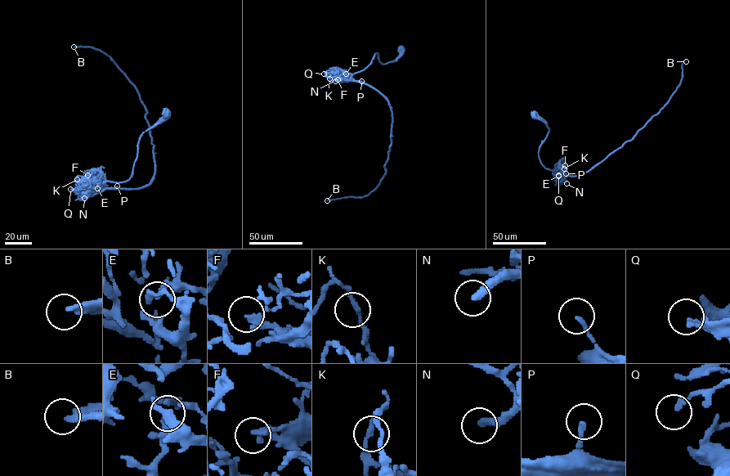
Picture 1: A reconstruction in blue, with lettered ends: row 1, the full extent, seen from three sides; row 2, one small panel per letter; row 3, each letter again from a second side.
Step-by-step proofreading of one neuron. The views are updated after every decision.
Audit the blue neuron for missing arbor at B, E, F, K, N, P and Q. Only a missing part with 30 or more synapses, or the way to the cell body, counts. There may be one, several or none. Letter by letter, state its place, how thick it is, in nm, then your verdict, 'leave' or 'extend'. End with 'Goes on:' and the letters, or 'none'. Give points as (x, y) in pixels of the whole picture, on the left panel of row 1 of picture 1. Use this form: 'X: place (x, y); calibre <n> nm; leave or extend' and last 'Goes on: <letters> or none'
B: place (73, 47); calibre 320 nm; extend
E: place (97, 188); calibre 160 nm; leave
F: place (87, 175); calibre 300 nm; leave
K: place (77, 179); calibre 160 nm; leave
N: place (84, 198); calibre 320 nm; leave
P: place (117, 186); calibre 170 nm; leave
Q: place (70, 189); calibre 170 nm; leave
Goes on: B

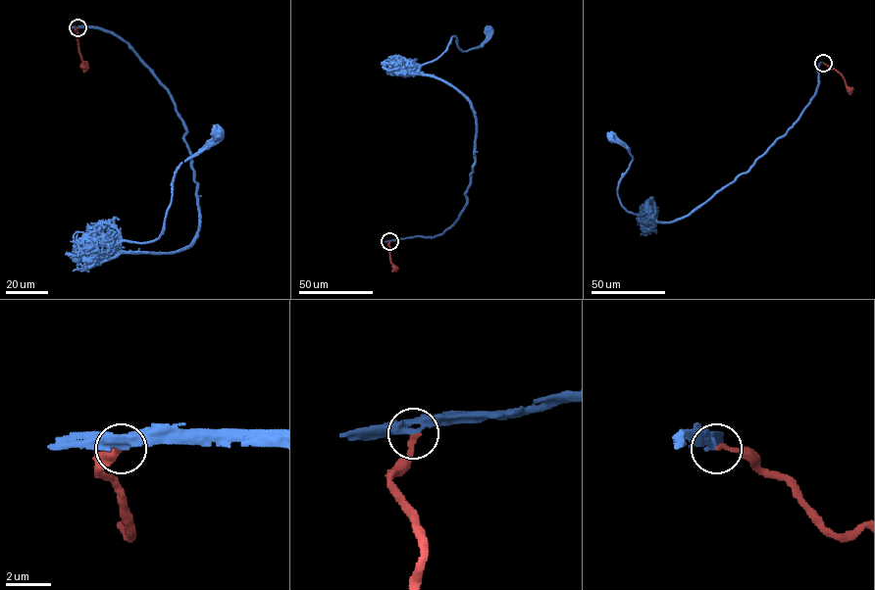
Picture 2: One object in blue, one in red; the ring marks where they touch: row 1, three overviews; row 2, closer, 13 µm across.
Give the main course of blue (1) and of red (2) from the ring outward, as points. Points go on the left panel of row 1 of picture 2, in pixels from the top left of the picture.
1: (77, 28), (121, 37), (167, 90), (197, 183), (190, 244), (120, 251), (158, 237), (177, 169), (216, 134)
2: (77, 28), (83, 73)

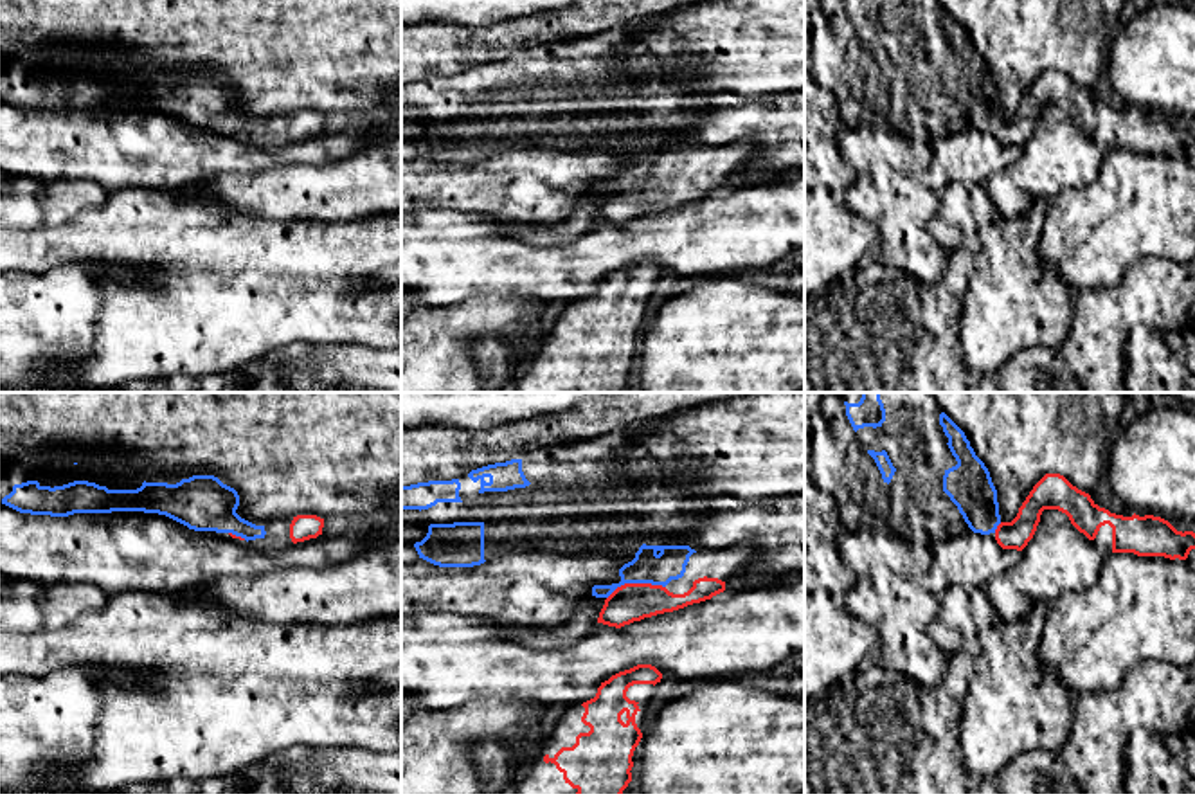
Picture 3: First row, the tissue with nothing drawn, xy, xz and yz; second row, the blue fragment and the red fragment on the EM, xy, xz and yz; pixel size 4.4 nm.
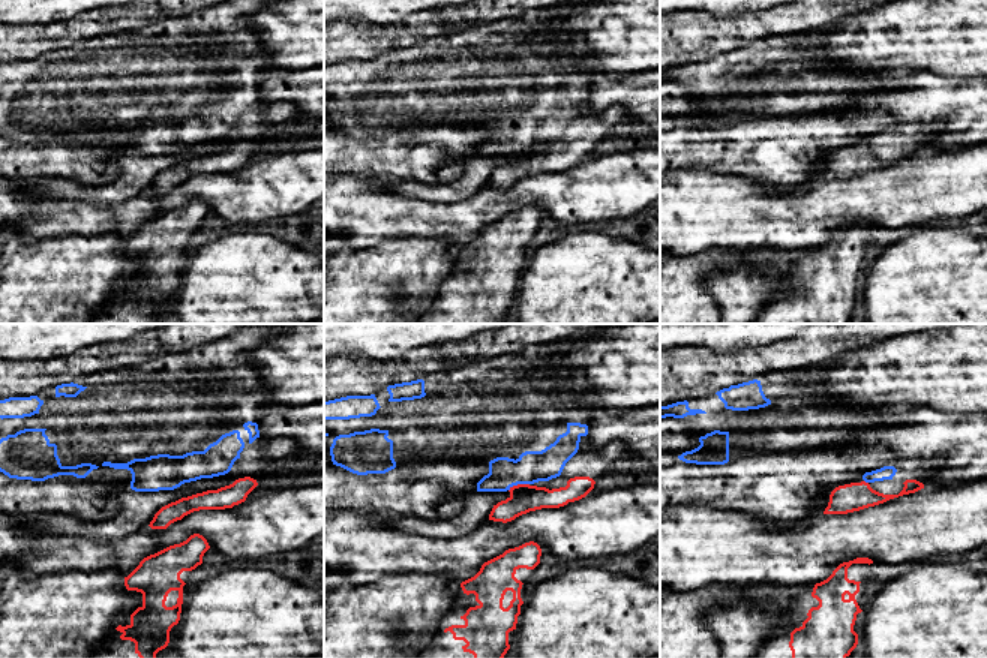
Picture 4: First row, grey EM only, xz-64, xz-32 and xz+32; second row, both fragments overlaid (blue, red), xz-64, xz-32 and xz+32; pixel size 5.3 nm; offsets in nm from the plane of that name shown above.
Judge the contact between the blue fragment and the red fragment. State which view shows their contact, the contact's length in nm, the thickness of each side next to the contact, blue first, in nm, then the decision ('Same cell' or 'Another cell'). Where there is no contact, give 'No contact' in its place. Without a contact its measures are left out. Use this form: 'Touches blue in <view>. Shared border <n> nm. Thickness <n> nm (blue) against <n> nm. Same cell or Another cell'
Touches blue in xz. Shared border 280 nm. Thickness 140 nm (blue) against 180 nm. Same cell

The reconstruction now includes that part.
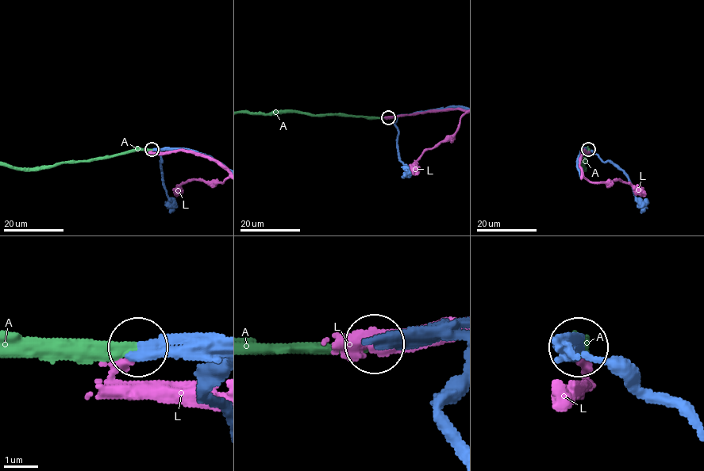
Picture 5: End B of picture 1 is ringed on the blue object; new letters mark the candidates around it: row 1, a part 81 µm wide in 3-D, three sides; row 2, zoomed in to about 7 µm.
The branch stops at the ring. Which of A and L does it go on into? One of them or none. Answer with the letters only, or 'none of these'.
A

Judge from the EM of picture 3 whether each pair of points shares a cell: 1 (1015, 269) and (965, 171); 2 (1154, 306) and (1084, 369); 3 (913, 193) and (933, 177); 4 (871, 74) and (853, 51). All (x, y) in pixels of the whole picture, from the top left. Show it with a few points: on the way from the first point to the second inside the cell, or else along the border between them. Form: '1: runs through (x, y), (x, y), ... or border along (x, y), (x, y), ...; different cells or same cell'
1: border along (963, 184), (951, 182), (938, 195); different cells
2: runs through (1134, 310), (1095, 350); same cell
3: border along (920, 171), (920, 179), (938, 193); different cells
4: runs through (871, 69), (859, 56); same cell

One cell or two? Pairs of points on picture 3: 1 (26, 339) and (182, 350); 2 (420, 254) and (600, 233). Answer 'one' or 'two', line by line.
1: two
2: one

